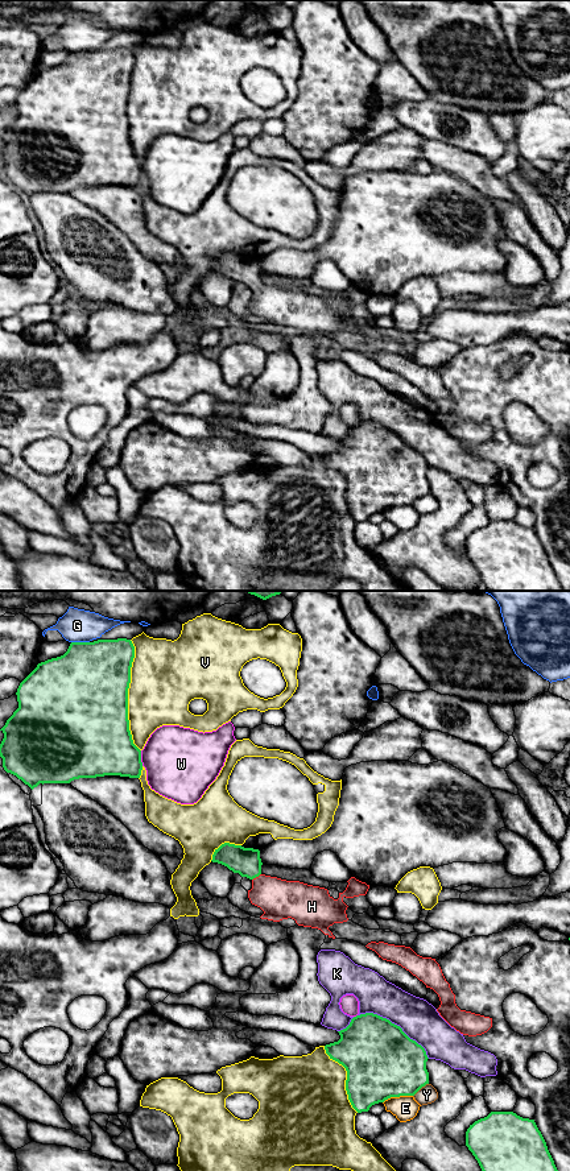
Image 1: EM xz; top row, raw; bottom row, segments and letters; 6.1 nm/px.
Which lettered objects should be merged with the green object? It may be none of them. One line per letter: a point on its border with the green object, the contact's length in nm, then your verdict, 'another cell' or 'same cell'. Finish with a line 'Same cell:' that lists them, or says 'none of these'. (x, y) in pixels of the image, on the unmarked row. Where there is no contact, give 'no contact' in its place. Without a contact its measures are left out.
E: contact xz (397, 505); length 190 nm; another cell
G: contact xz (81, 52); length 110 nm; another cell
H: contact xz (256, 285); length 70 nm; same cell
K: contact xz (396, 434); length 500 nm; another cell
V: contact xz (127, 104); length 700 nm; another cell
W: contact xz (140, 168); length 100 nm; another cell
Y: contact xz (420, 497); length 130 nm; another cell
Same cell: H

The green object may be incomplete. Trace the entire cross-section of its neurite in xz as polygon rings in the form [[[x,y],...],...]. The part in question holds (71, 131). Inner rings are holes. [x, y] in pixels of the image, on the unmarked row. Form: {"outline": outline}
{"outline": [[[117,47],[71,51],[63,65],[38,73],[20,92],[16,102],[18,117],[0,138],[4,142],[0,153],[4,179],[32,199],[40,193],[70,193],[79,187],[104,185],[140,187],[141,160],[133,153],[128,129],[128,98],[133,67],[132,50]]]}

